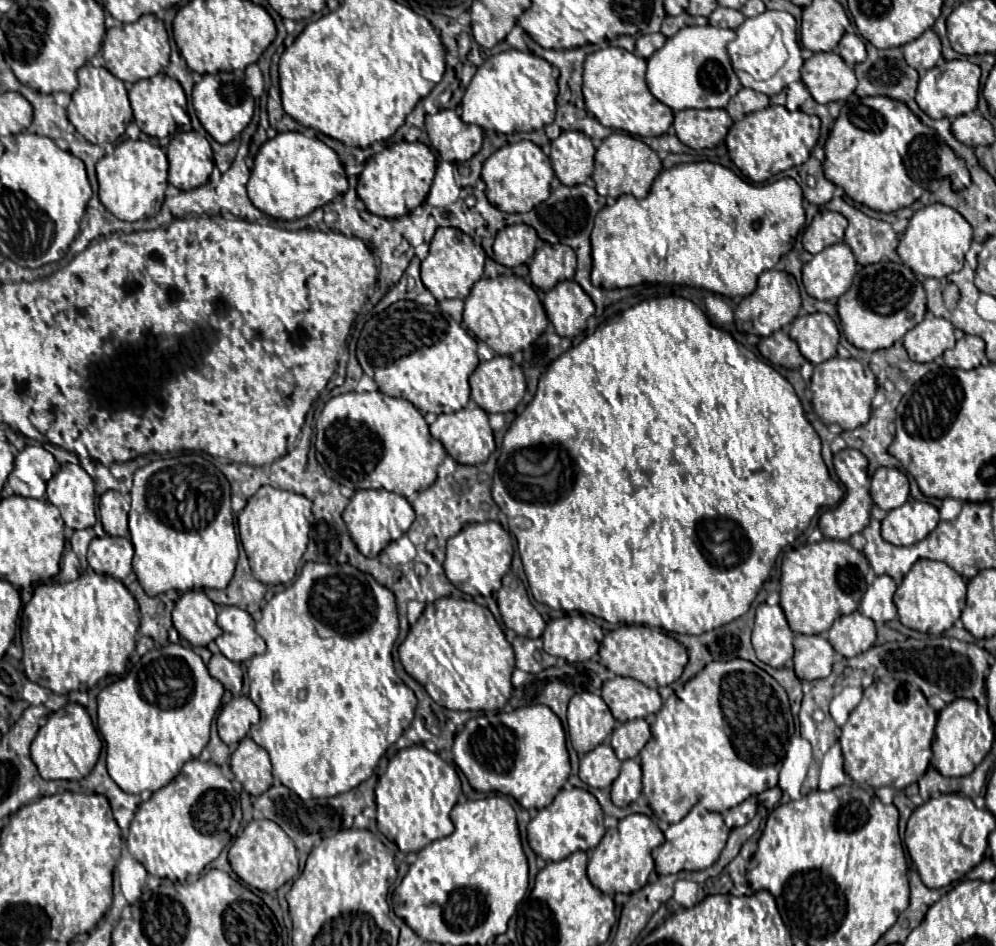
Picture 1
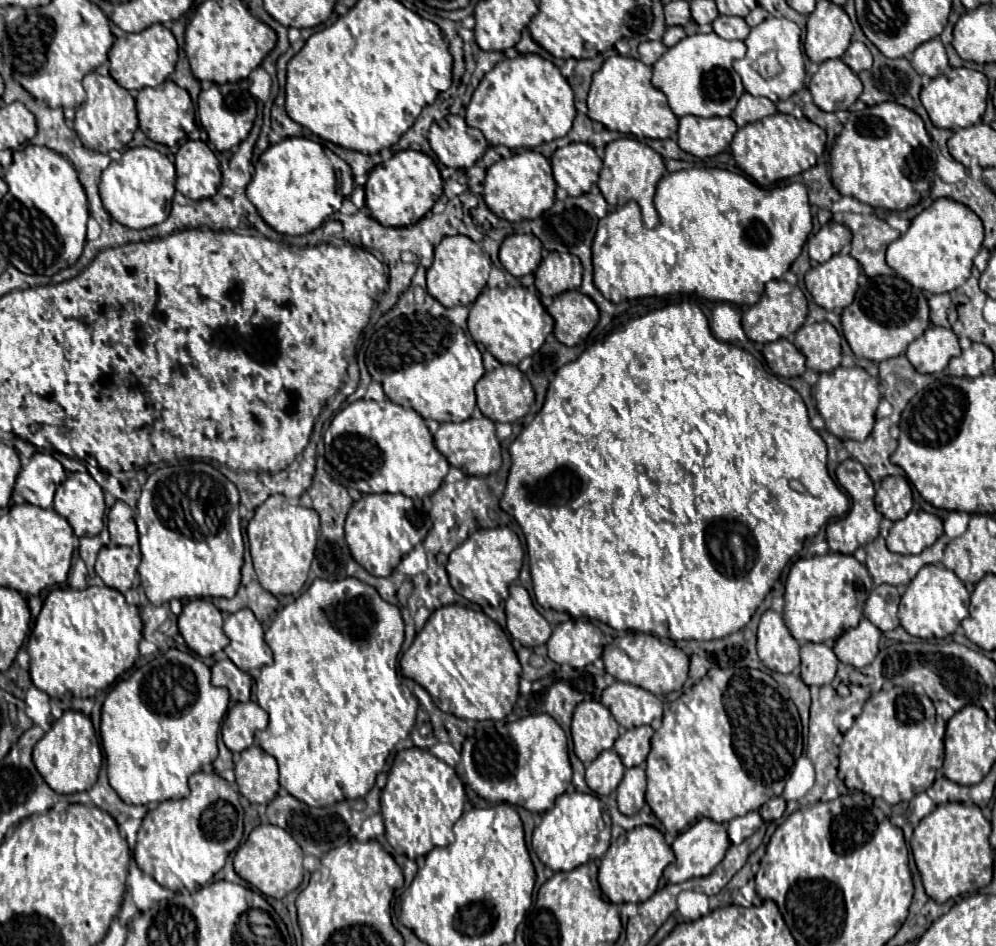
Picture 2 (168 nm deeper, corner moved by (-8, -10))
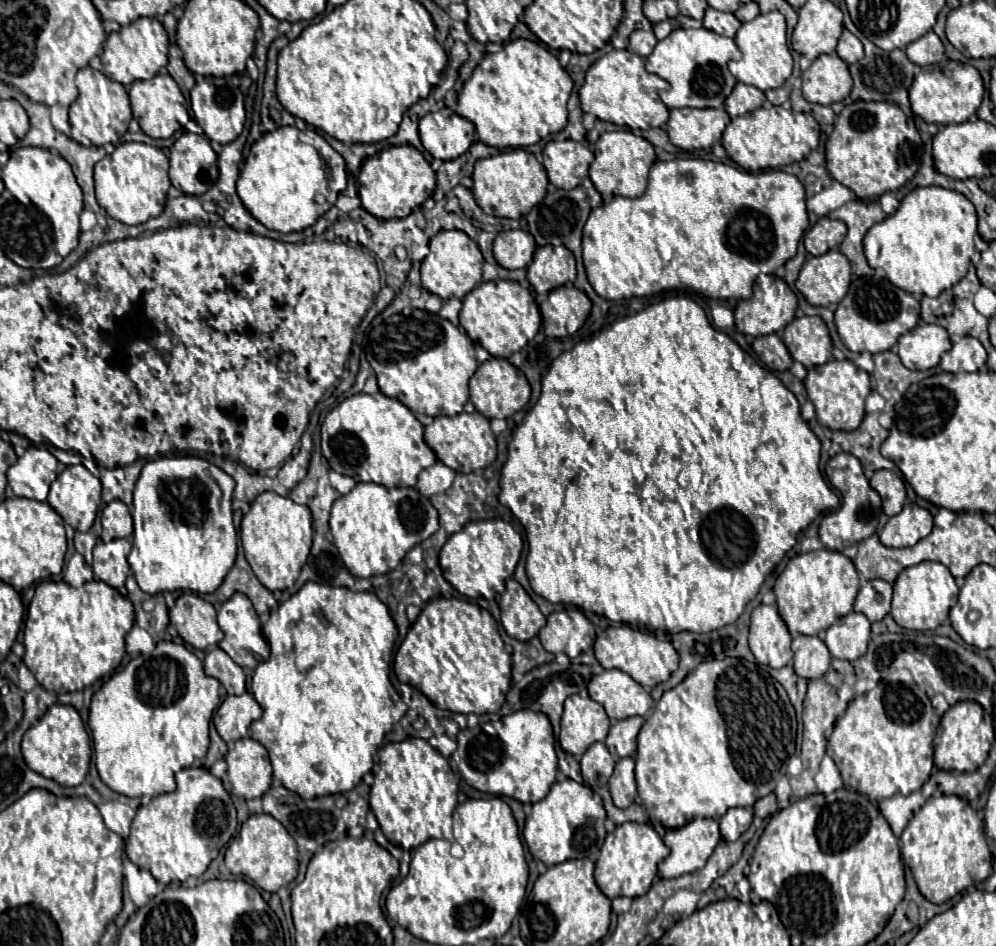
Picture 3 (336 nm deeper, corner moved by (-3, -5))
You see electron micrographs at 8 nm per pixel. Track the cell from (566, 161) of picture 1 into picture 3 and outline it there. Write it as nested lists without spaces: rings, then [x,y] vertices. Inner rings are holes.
[[[572,139],[550,141],[544,147],[544,169],[552,185],[560,189],[574,189],[588,175],[588,167],[594,159],[592,151]]]

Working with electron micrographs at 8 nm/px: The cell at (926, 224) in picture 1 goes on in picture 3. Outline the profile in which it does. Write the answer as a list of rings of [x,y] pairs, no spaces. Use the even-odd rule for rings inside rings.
[[[916,187],[892,215],[868,229],[862,245],[868,265],[884,269],[890,283],[910,295],[938,297],[968,273],[974,235],[976,209],[962,193],[942,187]]]

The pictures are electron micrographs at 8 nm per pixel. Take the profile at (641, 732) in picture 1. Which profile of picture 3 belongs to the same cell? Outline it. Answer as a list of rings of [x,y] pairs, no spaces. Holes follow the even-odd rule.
[[[628,717],[610,727],[608,737],[606,737],[606,747],[616,759],[634,757],[636,737],[638,737],[642,723],[644,723],[642,717]]]

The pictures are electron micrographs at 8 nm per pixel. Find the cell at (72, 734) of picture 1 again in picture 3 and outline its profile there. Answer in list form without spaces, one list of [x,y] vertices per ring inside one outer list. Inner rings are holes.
[[[62,703],[50,705],[48,711],[24,733],[22,755],[32,771],[48,779],[54,779],[64,787],[80,785],[90,767],[92,745],[90,745],[90,735],[86,733],[78,711],[72,705],[62,705]]]

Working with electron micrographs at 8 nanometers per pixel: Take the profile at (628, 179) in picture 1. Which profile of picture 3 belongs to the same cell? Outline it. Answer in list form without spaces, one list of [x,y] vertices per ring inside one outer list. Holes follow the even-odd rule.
[[[628,129],[606,131],[594,145],[594,161],[590,163],[588,177],[592,179],[594,187],[600,191],[604,201],[610,201],[614,195],[640,197],[646,191],[648,171],[654,161],[656,161],[654,147],[644,137],[638,137]]]

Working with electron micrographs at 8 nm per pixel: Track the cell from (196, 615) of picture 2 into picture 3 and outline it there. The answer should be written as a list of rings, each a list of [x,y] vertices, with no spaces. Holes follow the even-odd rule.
[[[184,592],[170,609],[170,625],[196,649],[206,651],[222,641],[224,633],[216,623],[216,609],[193,592]]]

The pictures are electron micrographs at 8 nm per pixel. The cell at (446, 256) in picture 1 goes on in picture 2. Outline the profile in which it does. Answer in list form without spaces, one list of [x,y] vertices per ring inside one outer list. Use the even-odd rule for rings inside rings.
[[[445,236],[435,246],[433,266],[427,270],[427,292],[437,298],[445,308],[471,306],[487,284],[491,260],[485,250],[467,236]]]

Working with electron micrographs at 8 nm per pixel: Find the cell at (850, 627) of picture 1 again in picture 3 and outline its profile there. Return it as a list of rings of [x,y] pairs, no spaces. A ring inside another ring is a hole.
[[[848,613],[842,619],[838,619],[824,637],[826,647],[836,659],[854,661],[866,653],[870,641],[870,621],[866,615]]]

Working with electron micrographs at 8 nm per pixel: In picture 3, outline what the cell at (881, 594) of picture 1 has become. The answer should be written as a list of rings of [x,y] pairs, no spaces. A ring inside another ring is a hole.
[[[874,579],[868,585],[860,587],[858,597],[854,601],[854,611],[864,613],[868,621],[880,621],[890,613],[890,599],[892,599],[892,585]]]

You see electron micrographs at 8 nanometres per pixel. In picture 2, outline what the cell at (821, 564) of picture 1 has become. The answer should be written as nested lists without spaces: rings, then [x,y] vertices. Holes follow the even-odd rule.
[[[829,552],[825,556],[811,556],[811,558],[799,558],[787,576],[785,584],[785,612],[783,620],[787,628],[791,630],[793,638],[799,642],[825,642],[825,640],[837,640],[845,630],[855,628],[859,620],[863,618],[863,606],[873,592],[873,580],[867,572],[865,564],[857,562],[851,554],[837,554]]]

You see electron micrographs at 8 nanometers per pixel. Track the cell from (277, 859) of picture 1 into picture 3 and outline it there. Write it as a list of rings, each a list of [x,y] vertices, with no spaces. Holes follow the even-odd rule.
[[[266,813],[250,815],[242,823],[240,833],[230,841],[226,849],[224,861],[234,875],[244,875],[260,889],[270,893],[278,891],[280,887],[286,887],[298,875],[298,851],[294,839],[288,835],[282,823],[278,823],[272,815]]]

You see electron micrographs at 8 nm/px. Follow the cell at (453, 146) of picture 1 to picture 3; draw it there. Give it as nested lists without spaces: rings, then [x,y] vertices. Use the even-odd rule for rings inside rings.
[[[448,107],[438,109],[436,113],[428,113],[418,123],[420,139],[424,149],[434,159],[456,159],[466,153],[470,143],[476,139],[474,125],[462,117],[458,117]]]

